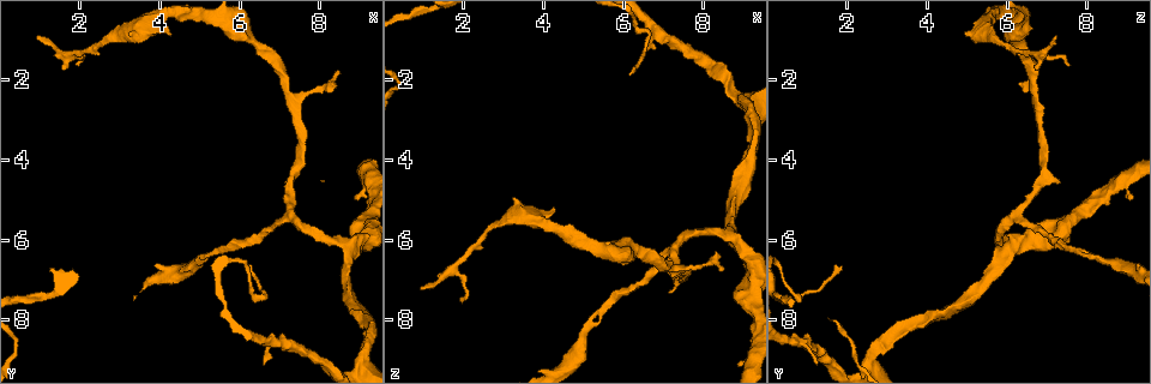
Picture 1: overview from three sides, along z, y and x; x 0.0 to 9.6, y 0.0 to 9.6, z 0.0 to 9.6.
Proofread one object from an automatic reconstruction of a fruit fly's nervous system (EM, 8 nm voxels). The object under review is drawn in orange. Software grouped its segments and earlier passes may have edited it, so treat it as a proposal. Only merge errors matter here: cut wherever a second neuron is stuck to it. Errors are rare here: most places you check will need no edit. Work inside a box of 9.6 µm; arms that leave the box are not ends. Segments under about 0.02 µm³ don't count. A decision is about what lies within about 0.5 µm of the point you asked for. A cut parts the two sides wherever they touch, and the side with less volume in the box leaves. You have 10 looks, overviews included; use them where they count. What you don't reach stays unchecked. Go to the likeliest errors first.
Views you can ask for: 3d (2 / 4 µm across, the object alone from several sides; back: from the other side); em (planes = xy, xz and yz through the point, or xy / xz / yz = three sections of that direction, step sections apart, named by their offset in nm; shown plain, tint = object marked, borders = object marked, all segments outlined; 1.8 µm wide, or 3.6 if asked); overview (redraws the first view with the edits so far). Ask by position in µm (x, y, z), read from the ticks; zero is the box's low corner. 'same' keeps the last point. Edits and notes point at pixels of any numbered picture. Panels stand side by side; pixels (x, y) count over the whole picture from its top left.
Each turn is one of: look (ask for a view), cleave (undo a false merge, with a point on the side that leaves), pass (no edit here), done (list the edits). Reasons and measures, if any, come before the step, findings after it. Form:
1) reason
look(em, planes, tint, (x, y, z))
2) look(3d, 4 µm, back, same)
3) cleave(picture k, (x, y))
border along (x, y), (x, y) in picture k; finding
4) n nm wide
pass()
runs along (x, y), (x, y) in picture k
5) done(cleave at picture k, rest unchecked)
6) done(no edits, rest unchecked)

sudden change in width
look(3d, 4 µm, (9.20, 9.15, 2.65))

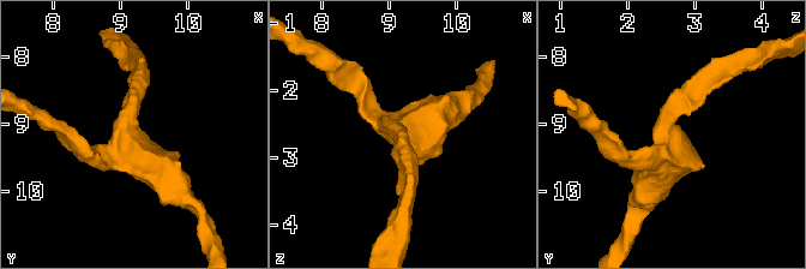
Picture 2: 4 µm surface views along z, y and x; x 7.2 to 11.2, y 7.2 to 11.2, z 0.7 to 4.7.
look(em, 3.6 µm, planes, tint, (9.15, 9.20, 2.65))

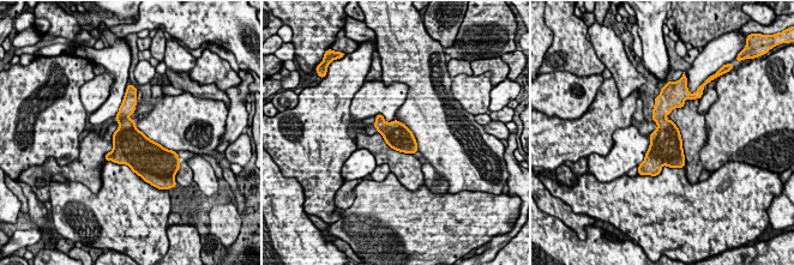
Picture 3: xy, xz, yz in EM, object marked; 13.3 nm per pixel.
360 nm wide
pass()
continuous, no second neuron

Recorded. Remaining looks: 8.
look(3d, 2 µm, (9.05, 5.70, 7.45))

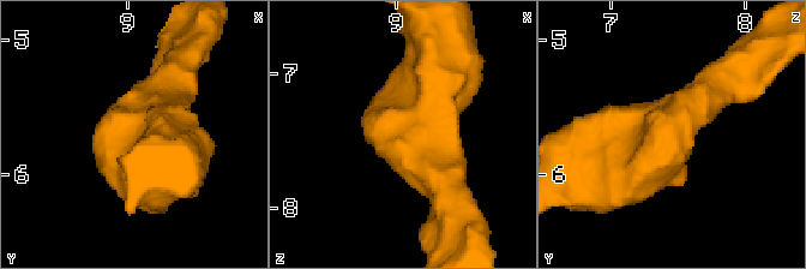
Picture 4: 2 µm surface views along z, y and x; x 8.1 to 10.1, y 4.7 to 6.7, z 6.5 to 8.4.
arms of 280, 480 nm
look(em, planes, tint, (9.04, 5.62, 7.44))

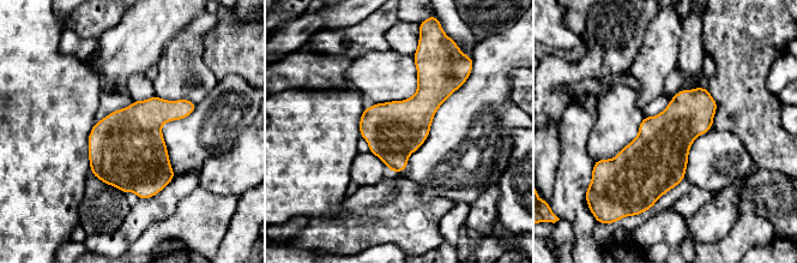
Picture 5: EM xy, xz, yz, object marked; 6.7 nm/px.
pass()
one neuron here

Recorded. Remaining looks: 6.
sudden change in width
look(em, planes, tint, (8.80, 6.35, 5.85))

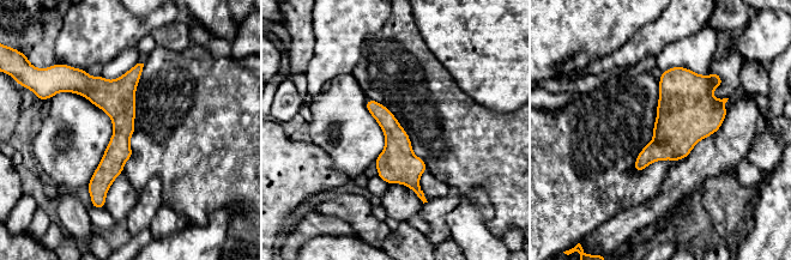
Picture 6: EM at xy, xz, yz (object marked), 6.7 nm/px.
pass()
runs along (139, 66), (102, 195) in picture 6; one neuron here

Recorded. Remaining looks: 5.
a fork
look(3d, 4 µm, (5.90, 0.80, 6.20))

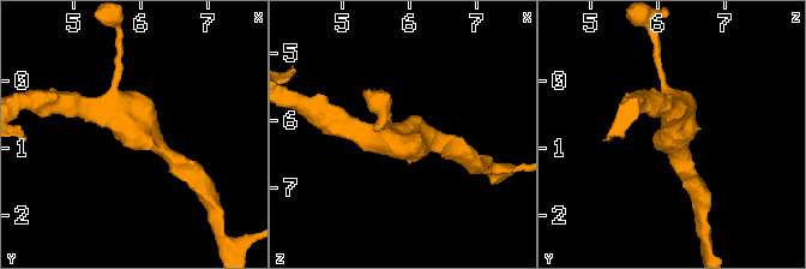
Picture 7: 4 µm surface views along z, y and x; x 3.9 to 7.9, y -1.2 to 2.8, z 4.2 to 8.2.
shape alone is not enough
look(em, planes, tint, (5.90, 0.75, 6.25))

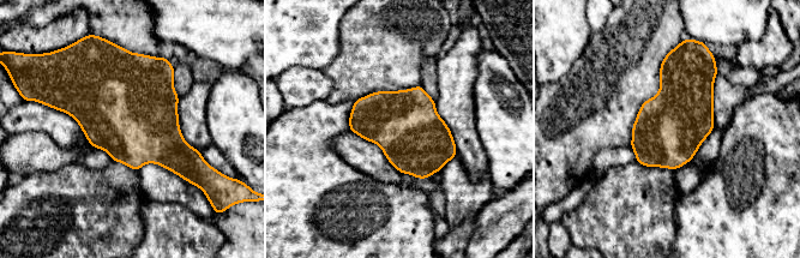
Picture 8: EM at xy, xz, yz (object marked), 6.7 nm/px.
460 nm wide
pass()
all the same neuron

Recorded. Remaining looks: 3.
done(no edits, rest unchecked)

